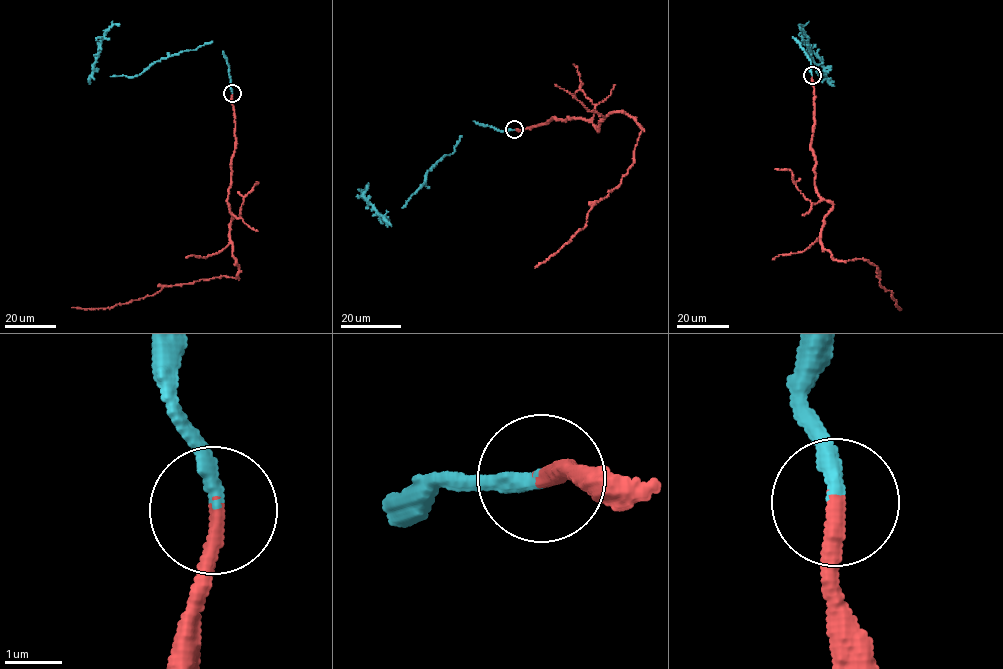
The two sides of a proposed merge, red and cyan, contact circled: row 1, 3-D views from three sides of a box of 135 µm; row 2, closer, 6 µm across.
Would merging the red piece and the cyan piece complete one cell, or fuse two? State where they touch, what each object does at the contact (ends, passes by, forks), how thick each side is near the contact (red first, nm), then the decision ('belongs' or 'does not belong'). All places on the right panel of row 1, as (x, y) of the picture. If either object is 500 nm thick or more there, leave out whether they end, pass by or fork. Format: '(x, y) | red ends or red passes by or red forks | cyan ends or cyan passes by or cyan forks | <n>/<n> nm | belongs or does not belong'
(812, 75) | red ends | cyan ends | 280/280 nm | belongs

